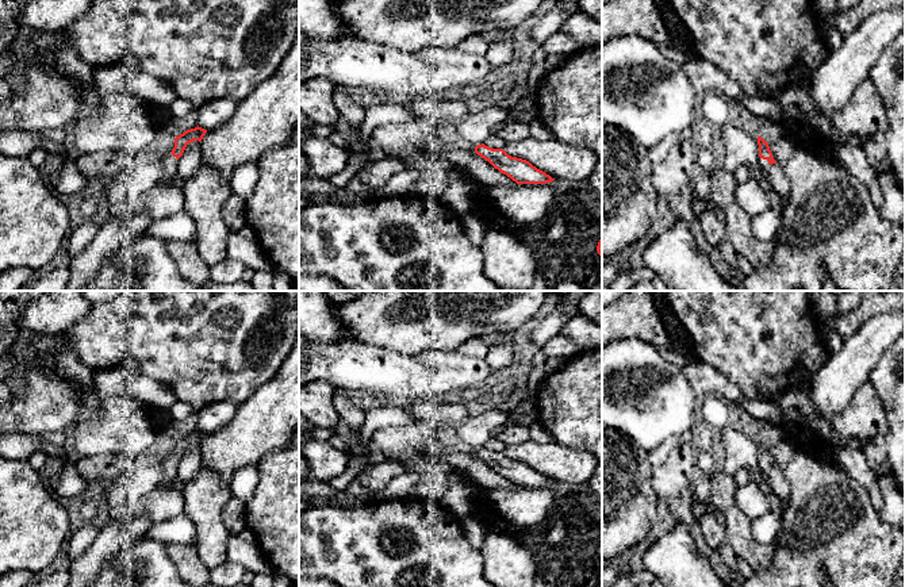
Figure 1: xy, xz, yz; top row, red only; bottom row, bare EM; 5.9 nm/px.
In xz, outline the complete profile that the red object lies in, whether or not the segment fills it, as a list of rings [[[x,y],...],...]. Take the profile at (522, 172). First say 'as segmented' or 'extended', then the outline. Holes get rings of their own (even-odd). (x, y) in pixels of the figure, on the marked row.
as segmented; [[[482,143],[475,147],[475,153],[517,184],[547,184],[555,180],[529,161],[509,156],[503,149]]]

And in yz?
extended; [[[758,137],[758,145],[760,157],[756,170],[758,177],[767,181],[771,192],[778,196],[787,196],[790,185],[786,174],[783,173],[783,168],[775,162],[768,143],[762,137]]]

